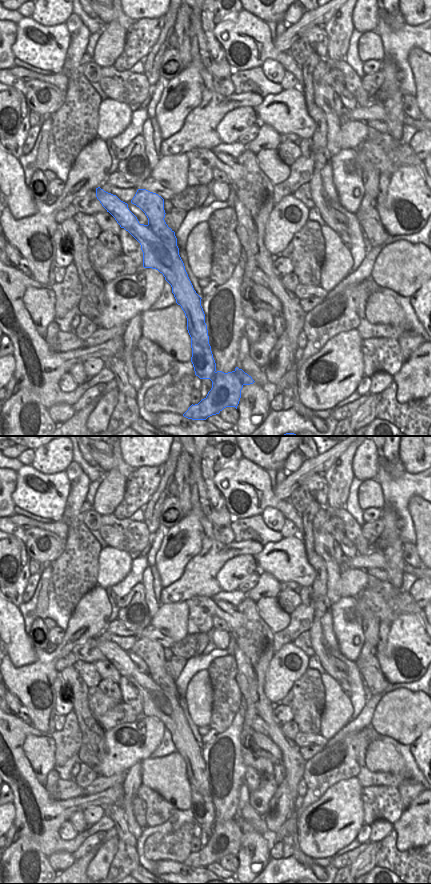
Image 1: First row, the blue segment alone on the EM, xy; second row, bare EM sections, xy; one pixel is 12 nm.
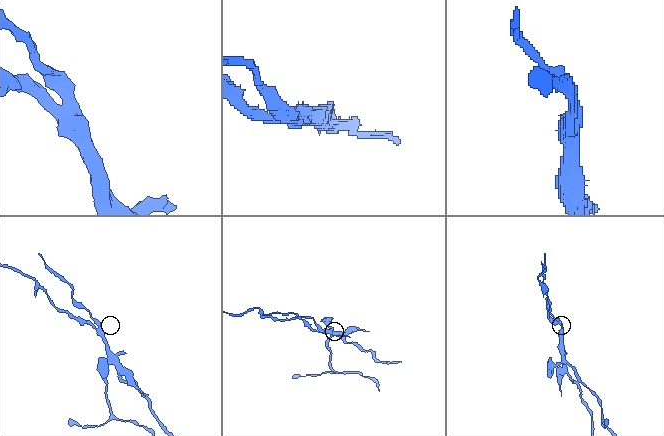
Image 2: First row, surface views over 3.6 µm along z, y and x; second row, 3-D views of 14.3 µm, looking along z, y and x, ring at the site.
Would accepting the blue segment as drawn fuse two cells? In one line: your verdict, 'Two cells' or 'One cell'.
Two cells

